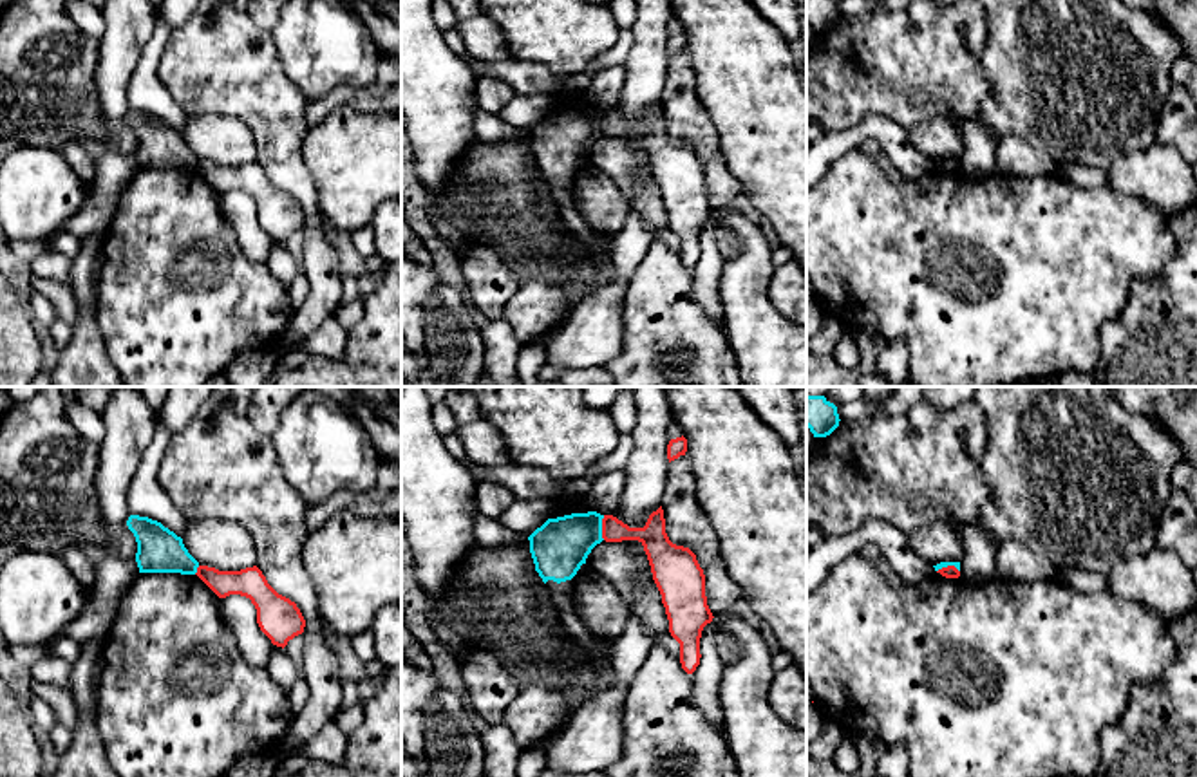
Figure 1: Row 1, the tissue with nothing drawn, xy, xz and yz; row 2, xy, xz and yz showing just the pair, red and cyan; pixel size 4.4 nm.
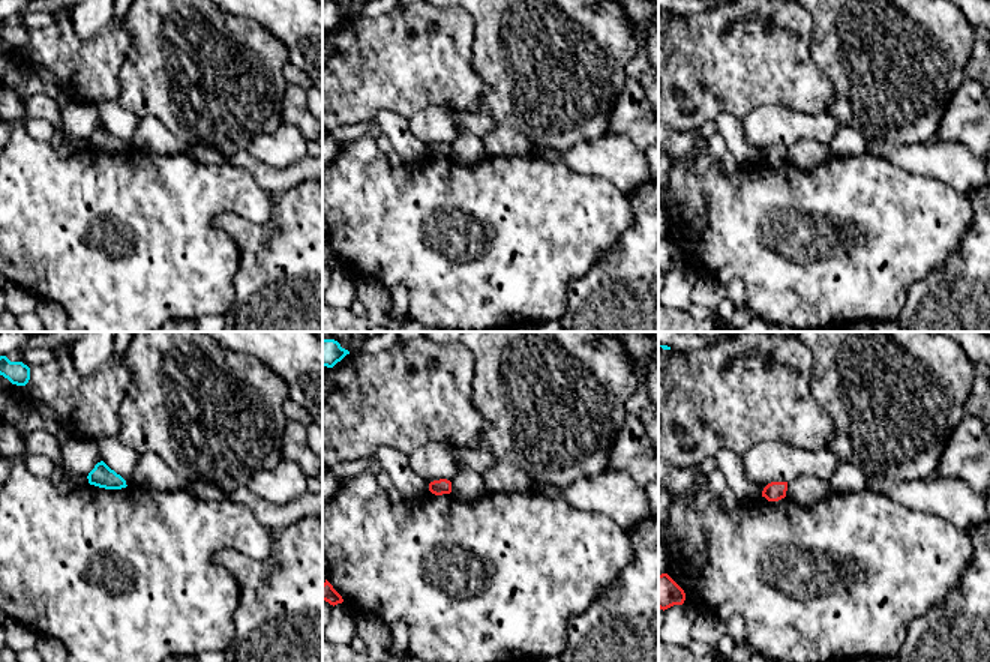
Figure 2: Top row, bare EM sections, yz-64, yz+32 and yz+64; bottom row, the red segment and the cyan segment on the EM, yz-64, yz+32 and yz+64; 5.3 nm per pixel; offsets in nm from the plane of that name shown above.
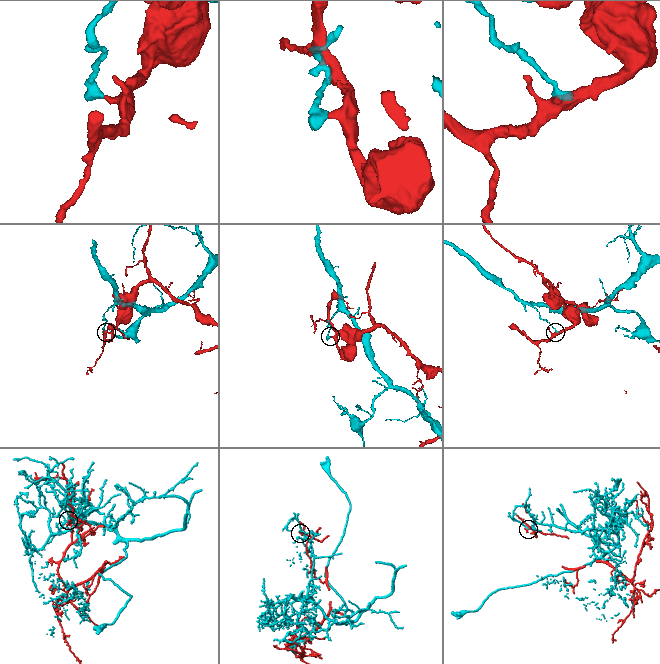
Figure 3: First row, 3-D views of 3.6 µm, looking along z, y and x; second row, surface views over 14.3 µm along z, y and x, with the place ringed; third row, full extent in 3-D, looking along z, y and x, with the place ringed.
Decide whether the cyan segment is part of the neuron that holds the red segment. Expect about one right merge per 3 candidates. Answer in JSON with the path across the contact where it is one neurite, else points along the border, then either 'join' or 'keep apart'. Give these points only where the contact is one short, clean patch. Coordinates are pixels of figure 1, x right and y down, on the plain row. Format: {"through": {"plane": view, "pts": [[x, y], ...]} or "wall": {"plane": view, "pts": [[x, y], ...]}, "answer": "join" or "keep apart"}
{"answer": "keep apart"}

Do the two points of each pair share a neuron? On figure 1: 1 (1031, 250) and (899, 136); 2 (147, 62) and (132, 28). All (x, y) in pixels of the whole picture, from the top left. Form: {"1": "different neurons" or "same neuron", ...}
{"1": "different neurons", "2": "different neurons"}

